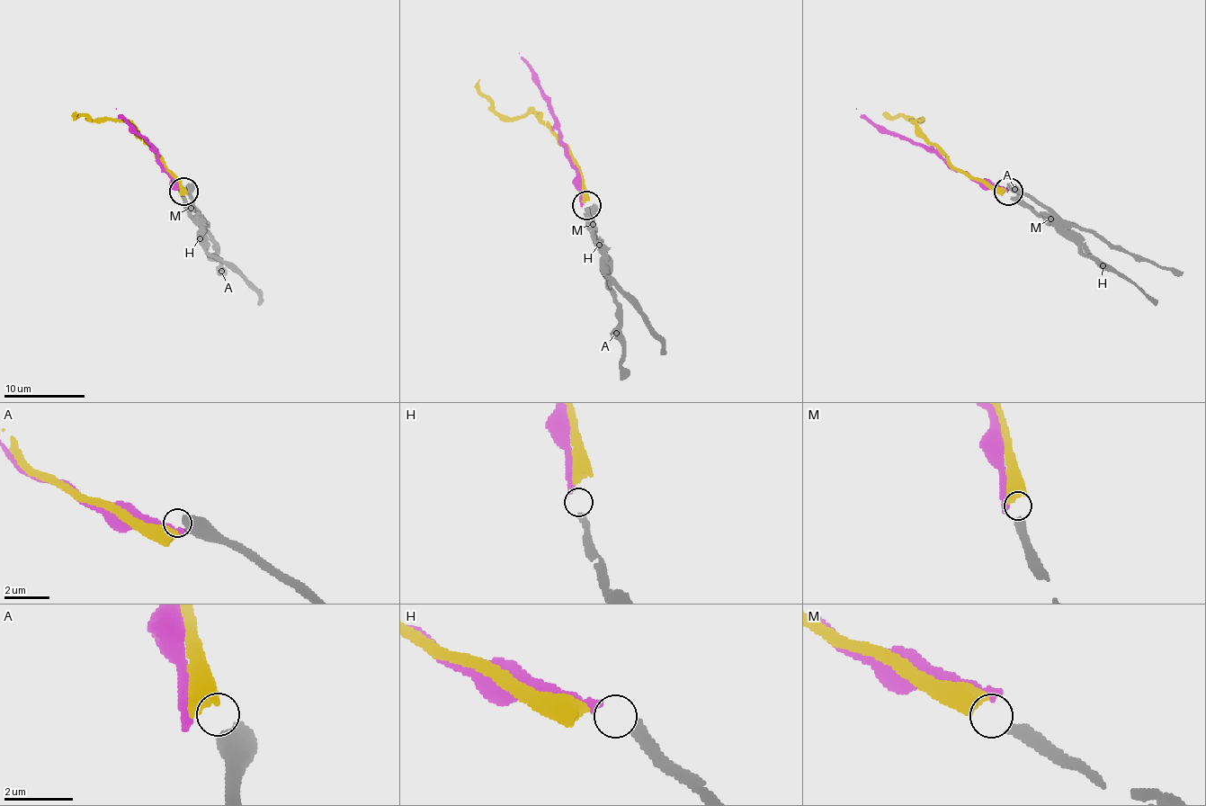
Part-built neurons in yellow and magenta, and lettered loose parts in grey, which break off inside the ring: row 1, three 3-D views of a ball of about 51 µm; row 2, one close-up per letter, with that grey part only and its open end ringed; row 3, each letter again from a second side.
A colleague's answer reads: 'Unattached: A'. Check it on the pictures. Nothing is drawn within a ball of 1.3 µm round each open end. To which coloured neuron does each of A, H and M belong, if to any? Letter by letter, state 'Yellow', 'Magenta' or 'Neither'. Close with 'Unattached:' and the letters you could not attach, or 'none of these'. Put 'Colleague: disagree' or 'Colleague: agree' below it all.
A: Neither
H: Magenta
M: Yellow
Unattached: A
Colleague: agree

